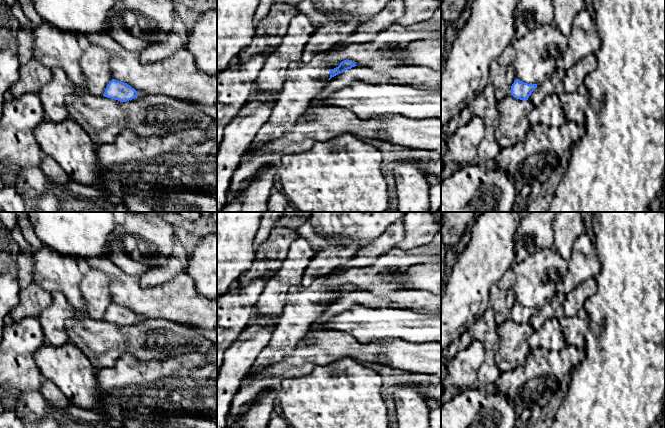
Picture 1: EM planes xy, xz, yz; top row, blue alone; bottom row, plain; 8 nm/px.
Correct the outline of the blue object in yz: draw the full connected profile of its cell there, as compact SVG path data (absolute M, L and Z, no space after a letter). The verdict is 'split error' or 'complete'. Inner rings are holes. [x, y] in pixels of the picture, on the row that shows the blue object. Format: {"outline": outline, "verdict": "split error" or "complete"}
{"outline": "M516 79L511 86L511 95L516 99L527 101L536 87L537 84L528 84Z", "verdict": "complete"}

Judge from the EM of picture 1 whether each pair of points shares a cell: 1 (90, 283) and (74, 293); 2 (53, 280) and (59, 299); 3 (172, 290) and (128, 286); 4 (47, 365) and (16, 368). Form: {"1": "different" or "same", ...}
{"1": "different", "2": "different", "3": "same", "4": "different"}

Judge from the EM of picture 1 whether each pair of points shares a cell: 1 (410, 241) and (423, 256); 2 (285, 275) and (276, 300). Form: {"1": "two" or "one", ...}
{"1": "two", "2": "one"}

